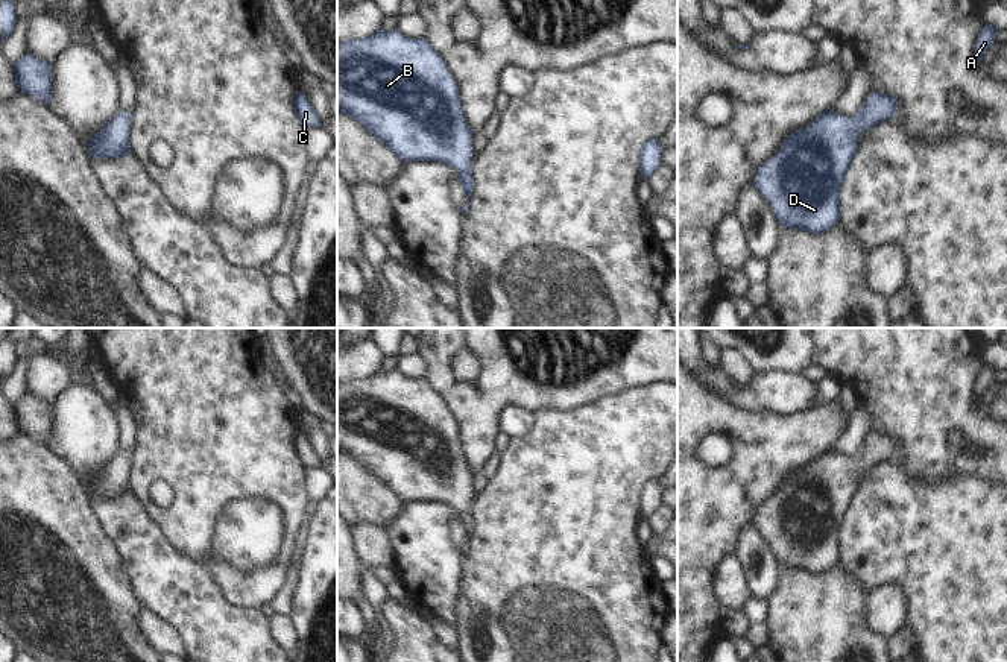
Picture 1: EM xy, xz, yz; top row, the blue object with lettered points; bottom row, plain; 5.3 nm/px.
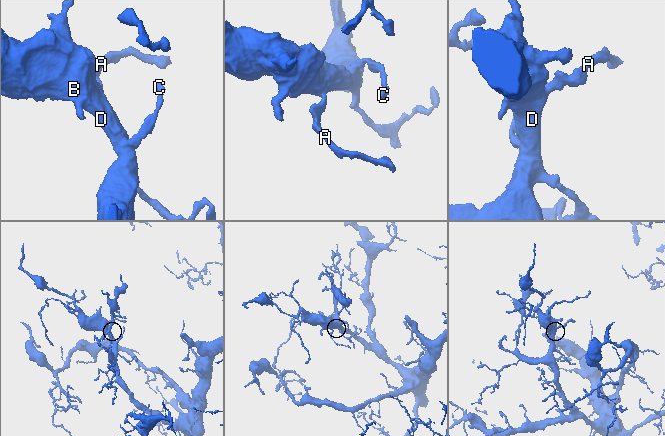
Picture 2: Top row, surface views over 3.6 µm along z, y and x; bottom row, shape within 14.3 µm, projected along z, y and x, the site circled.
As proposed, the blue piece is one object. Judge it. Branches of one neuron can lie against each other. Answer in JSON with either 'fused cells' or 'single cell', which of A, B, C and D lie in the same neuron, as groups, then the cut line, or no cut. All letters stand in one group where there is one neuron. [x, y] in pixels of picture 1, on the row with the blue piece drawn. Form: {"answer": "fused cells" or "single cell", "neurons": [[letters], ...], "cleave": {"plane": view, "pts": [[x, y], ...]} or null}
{"answer": "single cell", "neurons": [["A", "B", "C", "D"]], "cleave": null}

